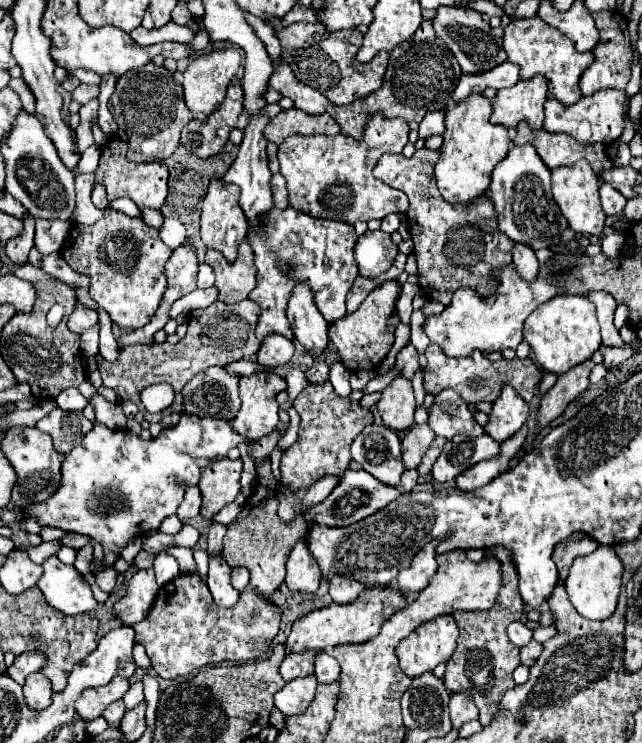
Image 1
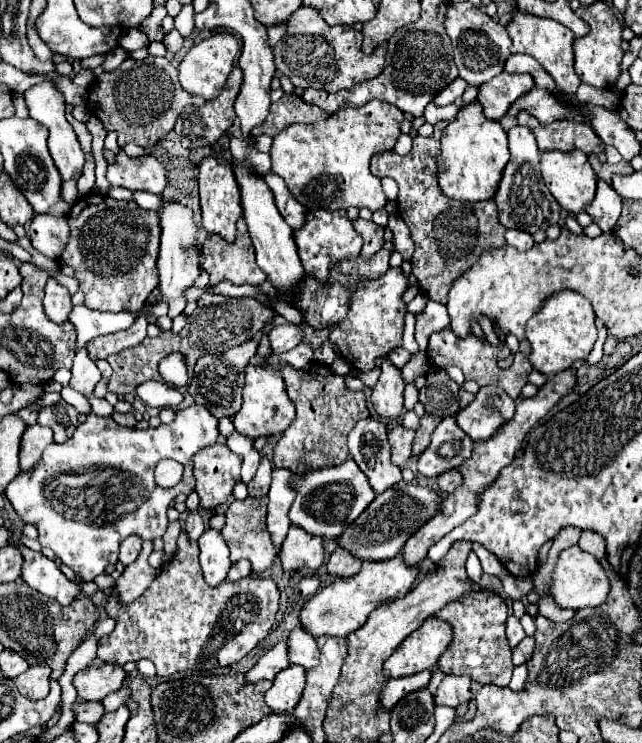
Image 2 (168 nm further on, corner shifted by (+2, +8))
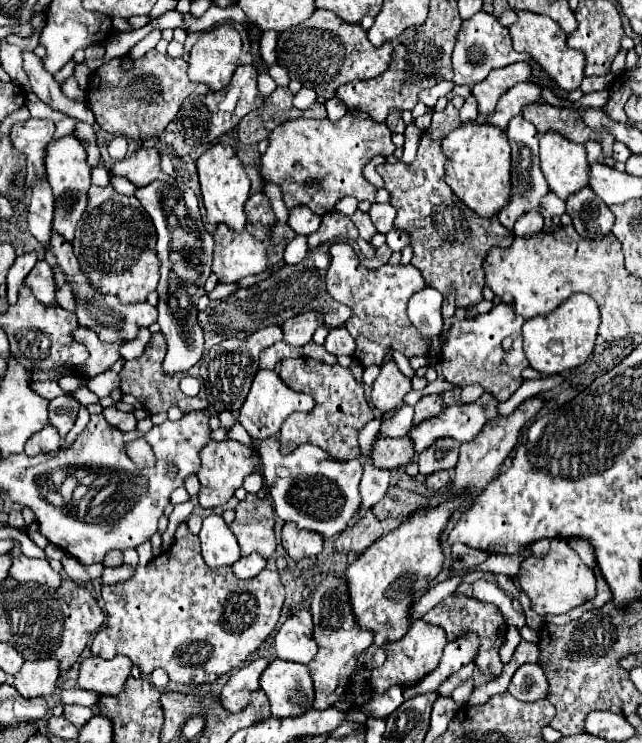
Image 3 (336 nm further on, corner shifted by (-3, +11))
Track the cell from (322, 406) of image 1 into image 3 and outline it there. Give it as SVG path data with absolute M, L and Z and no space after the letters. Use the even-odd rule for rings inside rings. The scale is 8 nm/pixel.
M299 357L299 359L283 359L279 367L279 377L293 389L307 393L315 399L315 407L307 413L293 413L291 419L283 423L283 429L279 433L281 443L281 455L289 455L303 443L317 445L325 449L333 459L357 459L359 445L355 441L357 431L375 417L365 401L363 387L355 381L353 373L347 367L341 365L323 365L321 361L315 361L311 357Z

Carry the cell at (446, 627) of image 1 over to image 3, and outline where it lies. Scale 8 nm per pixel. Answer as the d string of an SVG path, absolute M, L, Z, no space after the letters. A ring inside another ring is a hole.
M423 619L413 621L409 631L405 633L405 637L387 645L387 661L381 667L377 667L375 671L371 671L373 691L385 693L391 685L409 685L409 683L419 681L421 677L425 677L429 671L433 671L439 665L445 645L447 645L447 637L441 627L431 625Z

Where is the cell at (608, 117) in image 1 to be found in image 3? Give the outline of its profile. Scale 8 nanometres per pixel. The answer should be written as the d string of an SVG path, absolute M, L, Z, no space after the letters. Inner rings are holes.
M519 83L515 87L511 87L501 99L499 99L499 105L495 109L495 113L491 117L487 117L489 123L501 127L501 129L507 129L507 123L515 117L515 115L521 115L521 109L525 105L533 105L533 103L543 103L543 97L541 97L541 87L537 83Z

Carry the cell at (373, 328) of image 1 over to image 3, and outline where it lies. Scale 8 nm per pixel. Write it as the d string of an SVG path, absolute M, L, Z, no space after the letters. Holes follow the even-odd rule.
M335 243L331 245L331 265L327 269L327 293L347 305L351 309L351 317L345 321L345 329L351 333L351 337L355 339L357 347L355 347L355 359L363 365L369 367L373 363L381 365L385 359L385 349L393 347L395 351L401 351L405 357L415 357L415 355L427 355L427 343L421 339L419 331L413 327L413 323L407 317L407 301L411 295L415 295L417 291L421 291L425 287L423 275L419 273L419 269L415 269L413 265L383 265L379 269L367 269L359 263L353 247L349 243Z

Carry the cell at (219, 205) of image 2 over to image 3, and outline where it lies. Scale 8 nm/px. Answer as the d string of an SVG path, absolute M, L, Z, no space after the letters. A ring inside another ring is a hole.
M217 143L211 149L207 149L199 161L197 161L197 171L199 171L199 183L201 183L201 197L207 209L207 221L211 225L225 223L233 231L243 231L245 229L245 211L243 205L249 199L249 177L243 169L243 163L227 143Z

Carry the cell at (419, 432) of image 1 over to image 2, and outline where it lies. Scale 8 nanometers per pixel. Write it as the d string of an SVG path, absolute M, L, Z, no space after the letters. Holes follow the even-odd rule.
M396 426L388 430L388 442L390 442L390 462L398 468L402 468L408 458L412 456L412 440L414 440L414 430L406 430L402 426Z

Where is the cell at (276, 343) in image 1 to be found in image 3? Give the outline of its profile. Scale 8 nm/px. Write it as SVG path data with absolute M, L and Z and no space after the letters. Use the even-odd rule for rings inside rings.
M307 311L307 313L295 315L281 325L283 341L293 345L293 347L303 347L311 341L315 329L321 325L323 325L323 317L319 317L319 313Z

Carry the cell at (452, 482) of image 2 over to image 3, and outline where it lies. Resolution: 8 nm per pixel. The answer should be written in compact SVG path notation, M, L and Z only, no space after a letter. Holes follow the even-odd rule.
M439 471L439 473L429 475L425 483L427 483L427 487L429 487L431 491L439 491L439 489L443 489L449 481L451 481L451 473L449 473L449 471Z

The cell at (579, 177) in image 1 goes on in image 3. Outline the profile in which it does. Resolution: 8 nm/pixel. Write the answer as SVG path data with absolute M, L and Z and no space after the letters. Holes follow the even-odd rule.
M559 133L539 135L541 169L551 191L567 201L571 195L589 185L589 161L585 145L571 143Z

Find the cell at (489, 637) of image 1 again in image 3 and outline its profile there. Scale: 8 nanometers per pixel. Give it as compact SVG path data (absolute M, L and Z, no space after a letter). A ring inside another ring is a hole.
M455 593L451 597L445 597L439 605L435 605L431 611L427 611L423 615L425 621L439 625L441 629L445 629L447 639L449 641L457 641L459 637L467 635L467 633L475 633L479 637L479 651L477 657L473 659L475 667L489 679L499 677L499 673L503 671L503 663L499 657L499 649L505 641L505 631L507 631L507 623L499 611L497 605L493 603L485 603L485 601L477 601L475 597L467 597L463 593Z

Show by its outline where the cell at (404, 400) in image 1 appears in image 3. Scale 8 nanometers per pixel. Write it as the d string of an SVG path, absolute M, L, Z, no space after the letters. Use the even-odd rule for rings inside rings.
M387 359L381 365L381 373L373 383L371 401L381 411L393 411L403 405L403 397L411 391L411 379L405 377L393 359Z

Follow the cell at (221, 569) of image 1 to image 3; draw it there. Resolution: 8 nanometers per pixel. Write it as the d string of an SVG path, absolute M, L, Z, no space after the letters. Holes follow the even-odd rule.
M209 515L207 519L203 519L199 539L203 559L211 569L233 565L241 557L239 543L231 533L229 525L221 519L221 515Z

